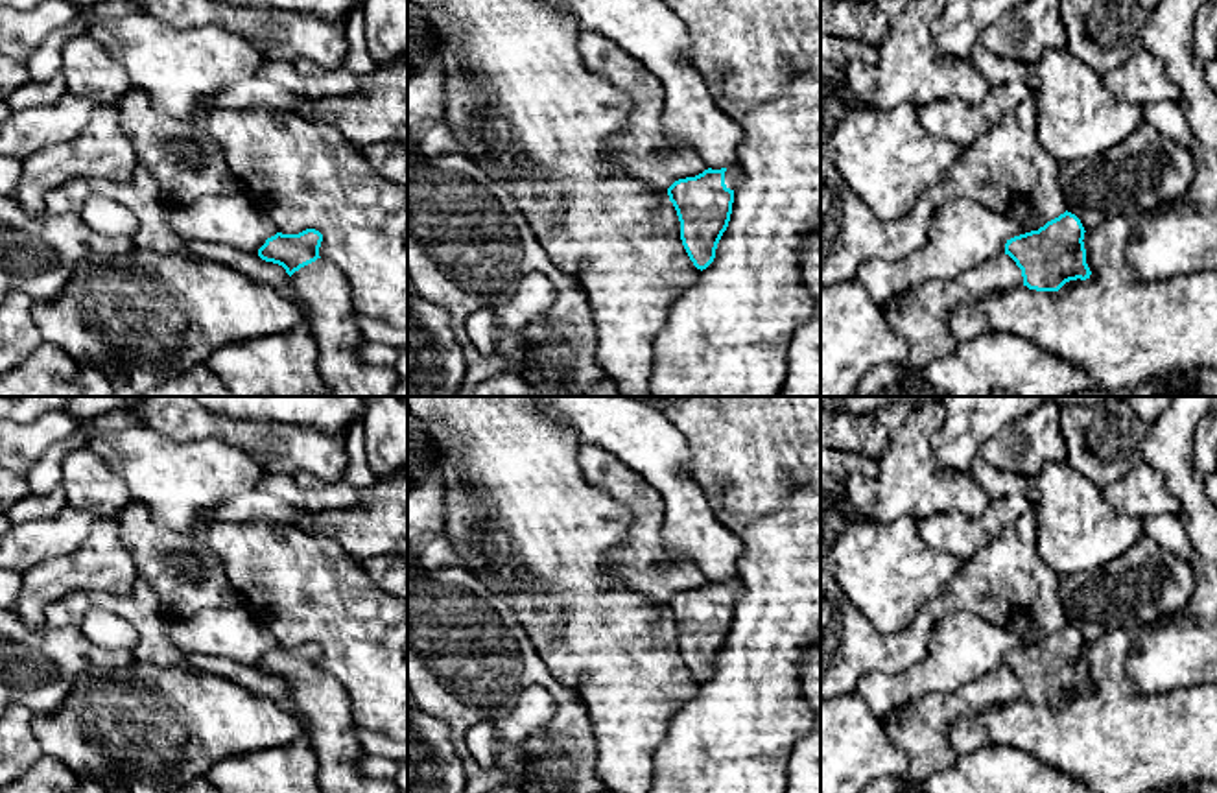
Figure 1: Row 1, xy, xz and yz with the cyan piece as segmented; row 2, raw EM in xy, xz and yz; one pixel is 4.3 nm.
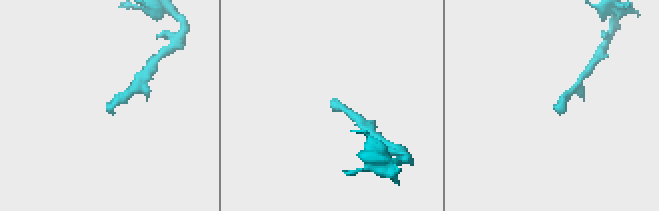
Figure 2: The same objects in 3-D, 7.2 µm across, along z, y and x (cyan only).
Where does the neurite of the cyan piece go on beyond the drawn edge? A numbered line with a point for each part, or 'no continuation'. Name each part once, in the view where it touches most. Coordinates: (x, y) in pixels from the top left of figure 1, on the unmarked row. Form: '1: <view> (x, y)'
1: xy (327, 709)

